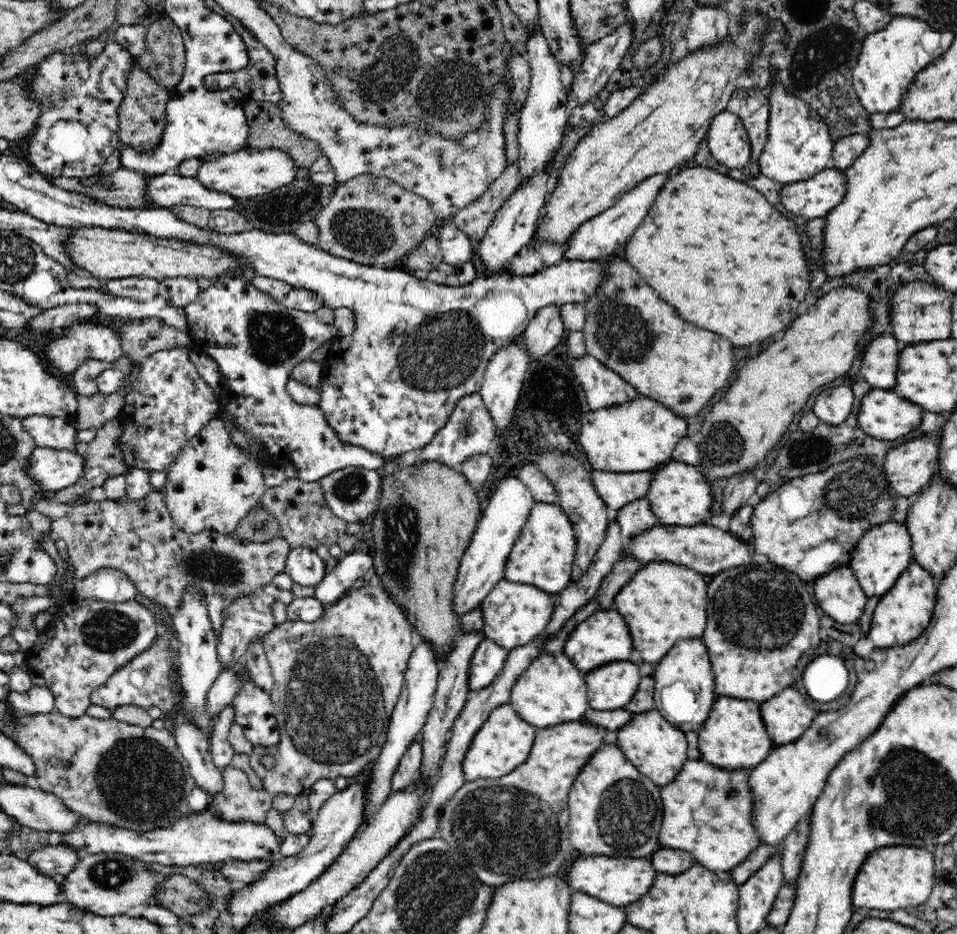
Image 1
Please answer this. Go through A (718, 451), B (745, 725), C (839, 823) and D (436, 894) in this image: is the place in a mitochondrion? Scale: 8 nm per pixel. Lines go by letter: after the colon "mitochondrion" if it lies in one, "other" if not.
A: mitochondrion
B: other
C: other
D: mitochondrion

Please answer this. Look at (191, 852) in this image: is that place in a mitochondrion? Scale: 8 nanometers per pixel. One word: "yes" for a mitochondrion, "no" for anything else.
no

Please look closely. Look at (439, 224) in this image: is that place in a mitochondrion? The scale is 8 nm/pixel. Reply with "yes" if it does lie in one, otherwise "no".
no

